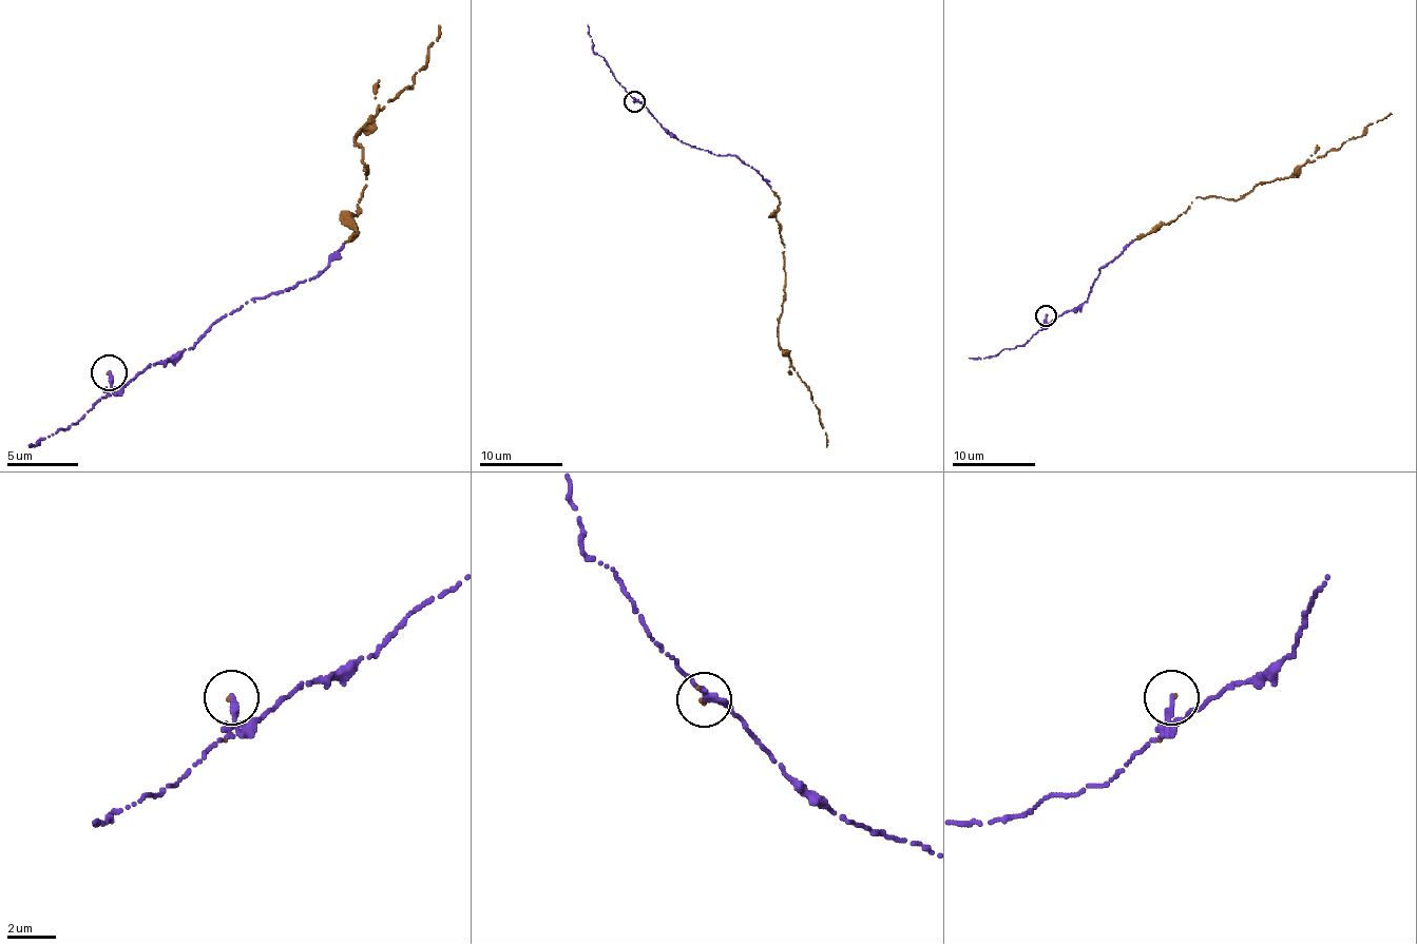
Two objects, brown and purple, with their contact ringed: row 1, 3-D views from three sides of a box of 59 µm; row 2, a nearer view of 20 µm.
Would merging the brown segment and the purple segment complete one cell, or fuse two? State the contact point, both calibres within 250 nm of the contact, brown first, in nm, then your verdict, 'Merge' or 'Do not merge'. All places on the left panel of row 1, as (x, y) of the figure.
Place: (109, 372). Thickness 100 nm (brown) against 280 nm. Merge

